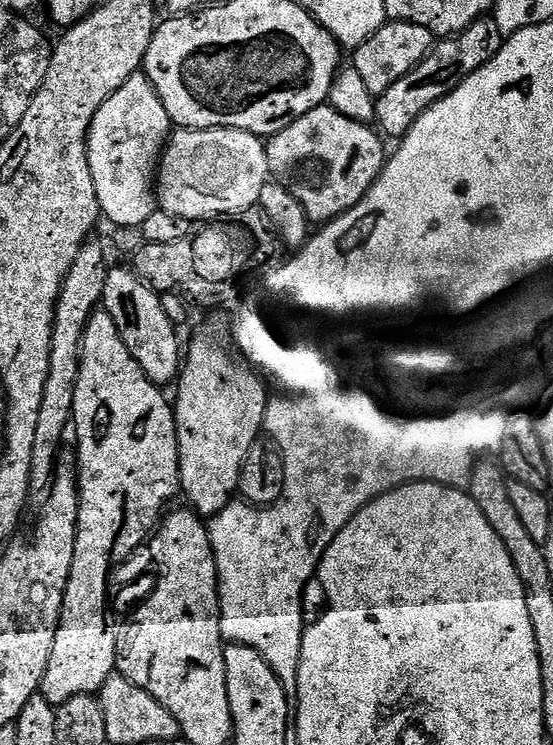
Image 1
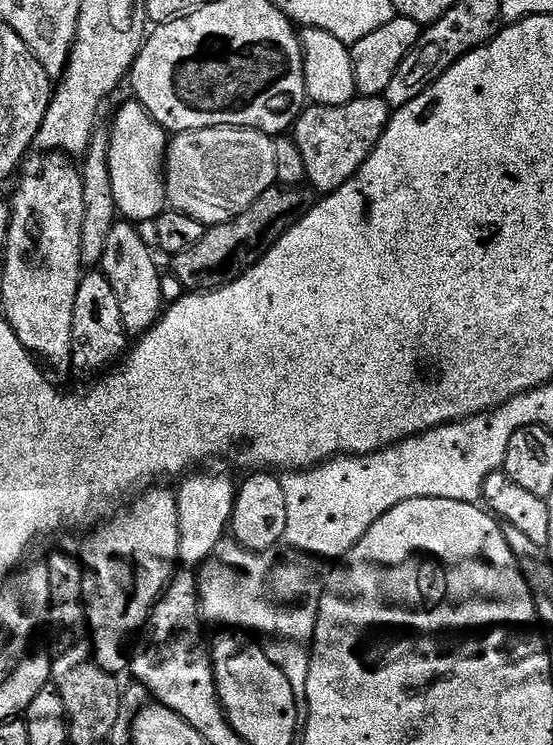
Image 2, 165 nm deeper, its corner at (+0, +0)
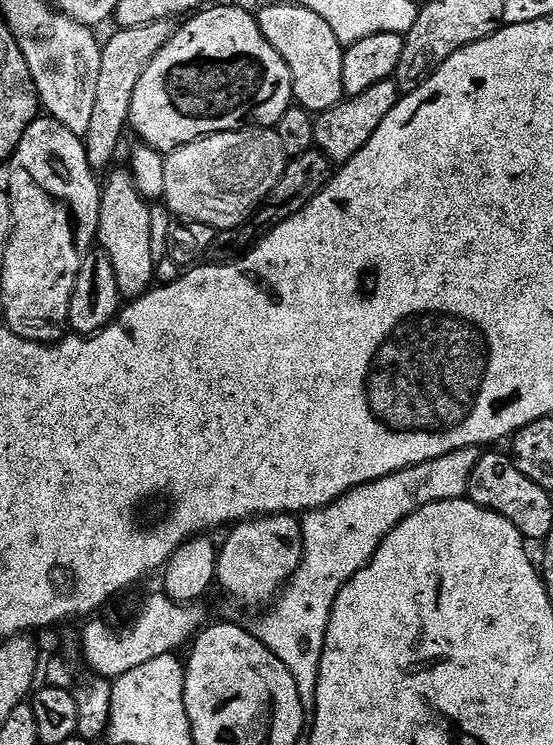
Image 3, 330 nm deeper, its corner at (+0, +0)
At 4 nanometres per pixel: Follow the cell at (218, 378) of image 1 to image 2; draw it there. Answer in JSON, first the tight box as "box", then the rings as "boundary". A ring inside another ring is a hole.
{"box":[176,474,237,566],"boundary":[[[188,474],[179,481],[176,492],[178,506],[178,554],[180,564],[199,566],[216,553],[221,540],[225,539],[232,522],[237,485],[228,476],[196,476]]]}

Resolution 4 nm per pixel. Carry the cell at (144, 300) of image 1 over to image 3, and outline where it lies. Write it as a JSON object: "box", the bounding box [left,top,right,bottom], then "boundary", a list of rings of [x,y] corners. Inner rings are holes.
{"box":[99,167,156,302],"boundary":[[[117,167],[107,173],[106,183],[100,193],[99,247],[114,266],[114,278],[118,278],[118,290],[125,301],[131,302],[146,295],[156,278],[156,259],[150,250],[150,226],[152,208],[138,190],[131,171]]]}

